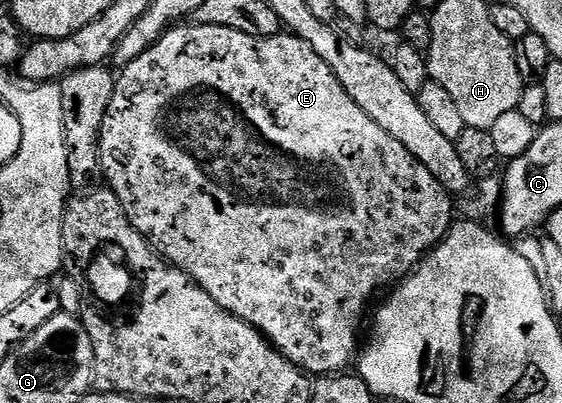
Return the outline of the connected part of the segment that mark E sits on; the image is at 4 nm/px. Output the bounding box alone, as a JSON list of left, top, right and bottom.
[101,23,455,375]

